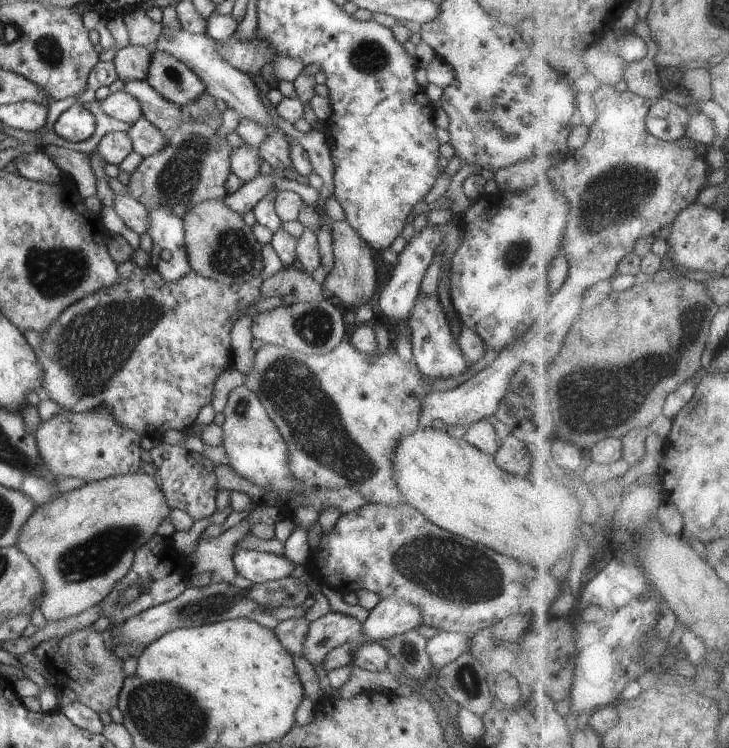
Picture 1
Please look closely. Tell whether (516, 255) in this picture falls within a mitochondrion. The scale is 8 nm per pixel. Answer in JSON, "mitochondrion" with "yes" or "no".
{"mitochondrion":"yes"}

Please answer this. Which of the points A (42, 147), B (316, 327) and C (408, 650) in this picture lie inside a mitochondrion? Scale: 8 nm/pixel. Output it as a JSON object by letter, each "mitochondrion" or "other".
{"A":"other","B":"mitochondrion","C":"mitochondrion"}

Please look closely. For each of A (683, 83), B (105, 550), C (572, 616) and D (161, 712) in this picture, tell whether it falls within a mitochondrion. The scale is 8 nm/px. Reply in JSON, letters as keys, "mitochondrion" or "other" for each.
{"A":"other","B":"mitochondrion","C":"other","D":"mitochondrion"}

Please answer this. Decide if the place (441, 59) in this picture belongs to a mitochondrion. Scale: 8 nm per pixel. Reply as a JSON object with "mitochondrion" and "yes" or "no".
{"mitochondrion":"no"}

